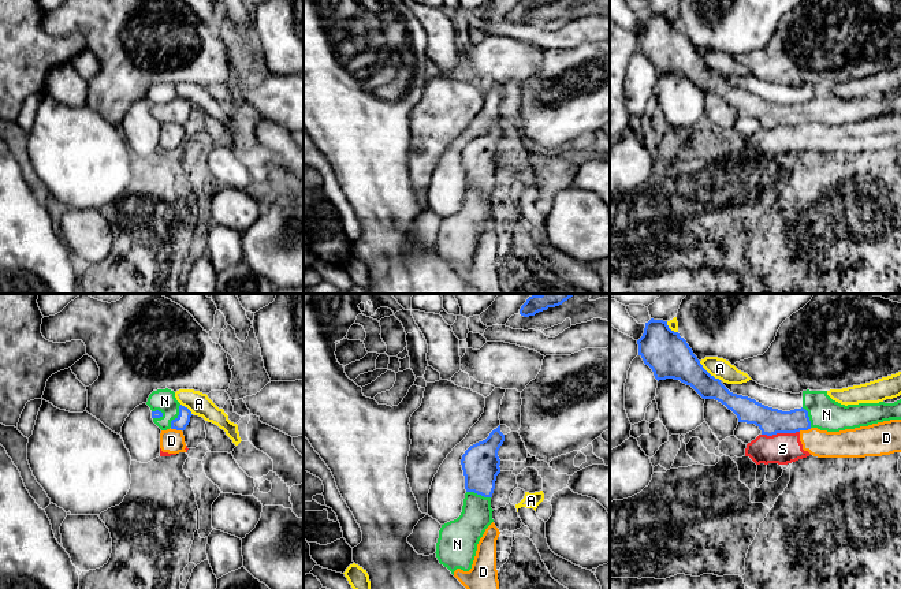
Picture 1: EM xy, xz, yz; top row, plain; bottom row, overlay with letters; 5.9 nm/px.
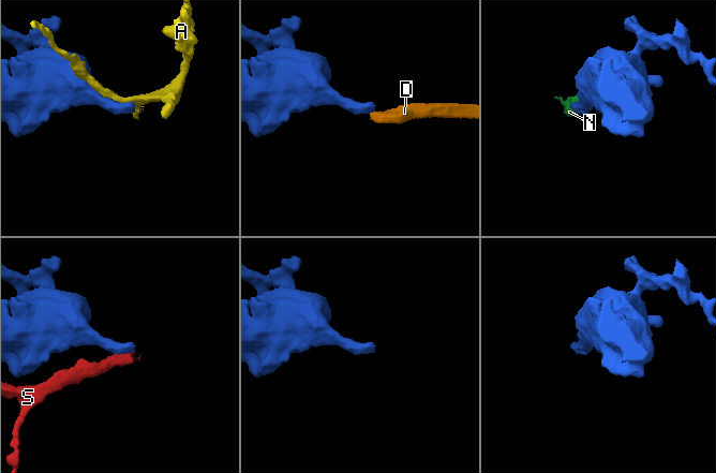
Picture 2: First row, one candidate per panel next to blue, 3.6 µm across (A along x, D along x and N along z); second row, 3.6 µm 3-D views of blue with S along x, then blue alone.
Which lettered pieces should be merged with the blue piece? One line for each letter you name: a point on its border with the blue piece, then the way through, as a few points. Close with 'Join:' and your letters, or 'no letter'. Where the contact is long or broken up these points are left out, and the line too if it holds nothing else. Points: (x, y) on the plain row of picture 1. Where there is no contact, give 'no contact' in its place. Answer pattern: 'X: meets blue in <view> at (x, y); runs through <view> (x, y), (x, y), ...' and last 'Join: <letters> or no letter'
N: meets blue in xy at (178, 110); runs through xy (183, 112), (178, 110), (164, 94)
Join: N

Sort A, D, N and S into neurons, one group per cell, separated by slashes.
A / D S / N

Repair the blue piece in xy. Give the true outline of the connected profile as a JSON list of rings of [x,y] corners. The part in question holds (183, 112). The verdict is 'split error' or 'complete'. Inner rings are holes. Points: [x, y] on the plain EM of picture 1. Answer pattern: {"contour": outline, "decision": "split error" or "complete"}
{"contour": [[[165,82],[153,85],[146,98],[152,104],[153,116],[161,123],[176,123],[185,124],[190,116],[191,105],[182,100],[176,92],[175,86]]], "decision": "split error"}

